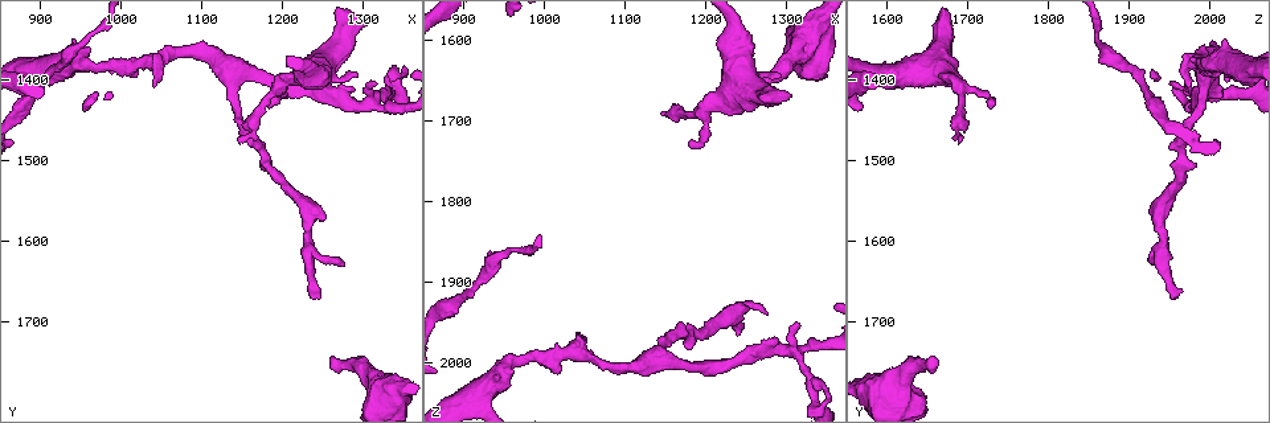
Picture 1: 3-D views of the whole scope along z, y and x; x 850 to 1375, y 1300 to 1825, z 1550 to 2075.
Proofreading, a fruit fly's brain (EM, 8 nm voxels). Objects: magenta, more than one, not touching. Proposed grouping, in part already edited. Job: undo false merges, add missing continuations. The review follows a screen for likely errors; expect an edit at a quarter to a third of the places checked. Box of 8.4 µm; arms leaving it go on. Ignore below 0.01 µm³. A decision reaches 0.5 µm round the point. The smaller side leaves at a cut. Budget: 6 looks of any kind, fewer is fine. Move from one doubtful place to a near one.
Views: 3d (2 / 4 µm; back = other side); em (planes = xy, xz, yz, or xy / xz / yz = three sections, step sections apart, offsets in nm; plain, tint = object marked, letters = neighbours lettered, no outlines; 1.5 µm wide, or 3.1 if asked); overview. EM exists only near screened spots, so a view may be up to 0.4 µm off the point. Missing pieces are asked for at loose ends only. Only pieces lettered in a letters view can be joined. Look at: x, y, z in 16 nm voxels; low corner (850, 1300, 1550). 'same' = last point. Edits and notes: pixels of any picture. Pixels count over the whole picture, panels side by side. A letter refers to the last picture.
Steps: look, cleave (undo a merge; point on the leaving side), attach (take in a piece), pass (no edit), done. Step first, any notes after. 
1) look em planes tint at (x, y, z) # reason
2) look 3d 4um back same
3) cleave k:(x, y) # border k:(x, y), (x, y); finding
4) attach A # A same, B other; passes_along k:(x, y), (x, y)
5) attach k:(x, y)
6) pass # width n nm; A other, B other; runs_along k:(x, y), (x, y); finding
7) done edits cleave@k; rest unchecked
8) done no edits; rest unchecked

look 3d 2um at (1260, 1750, 1660) # branch stops here

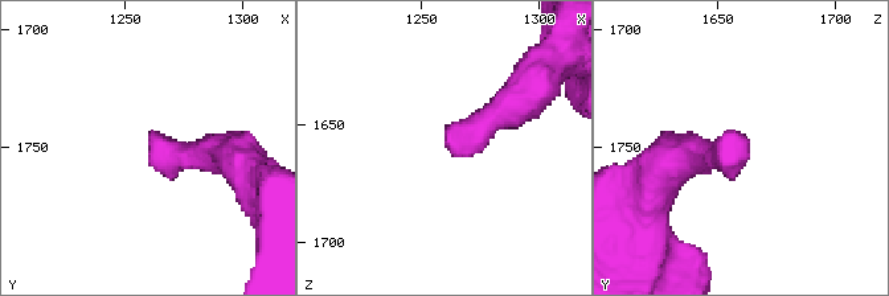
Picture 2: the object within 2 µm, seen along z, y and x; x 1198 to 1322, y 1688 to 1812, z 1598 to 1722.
look em planes letters at (1259, 1745, 1660) # shape alone is not enough

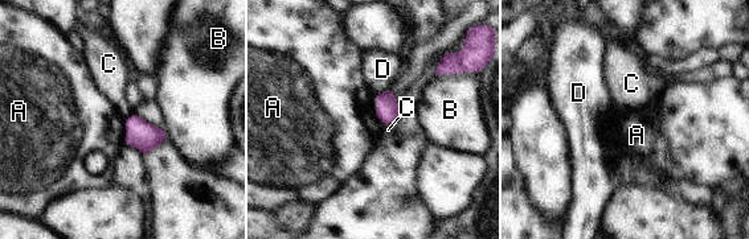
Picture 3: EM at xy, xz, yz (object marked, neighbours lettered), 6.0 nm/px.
pass # width 160 nm; A other, B other, C other, D other; border 3:(125, 119), (126, 143); no lettered piece goes on from it

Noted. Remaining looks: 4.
look 3d 4um at (1185, 1435, 1730) # an open end

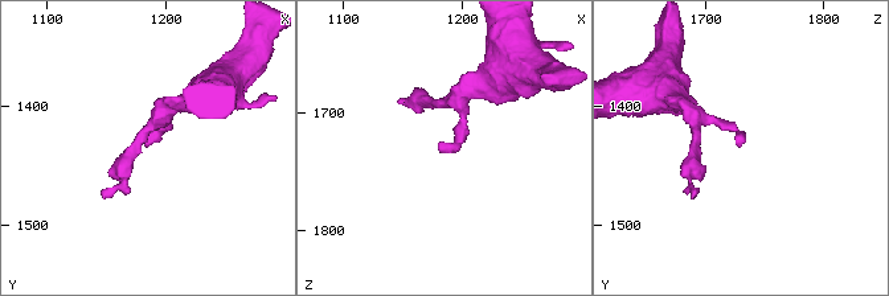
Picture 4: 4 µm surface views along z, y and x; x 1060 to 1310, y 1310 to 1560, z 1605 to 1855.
look em xz step 8 letters at (1184, 1436, 1732) # now the EM

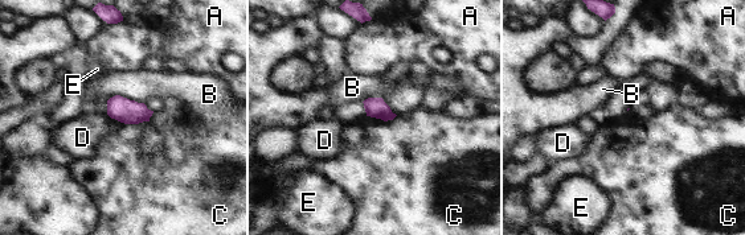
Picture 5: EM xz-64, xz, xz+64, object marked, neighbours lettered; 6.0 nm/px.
look em xy step 8 letters same # cut it another way

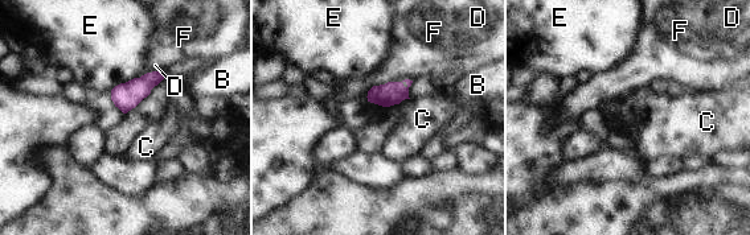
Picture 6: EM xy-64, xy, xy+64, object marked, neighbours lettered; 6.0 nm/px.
pass # B other, C other, D other, E other, F other; border 6:(409, 98), (405, 98), (398, 104); none of them fits

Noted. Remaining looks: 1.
done no edits; rest unchecked

